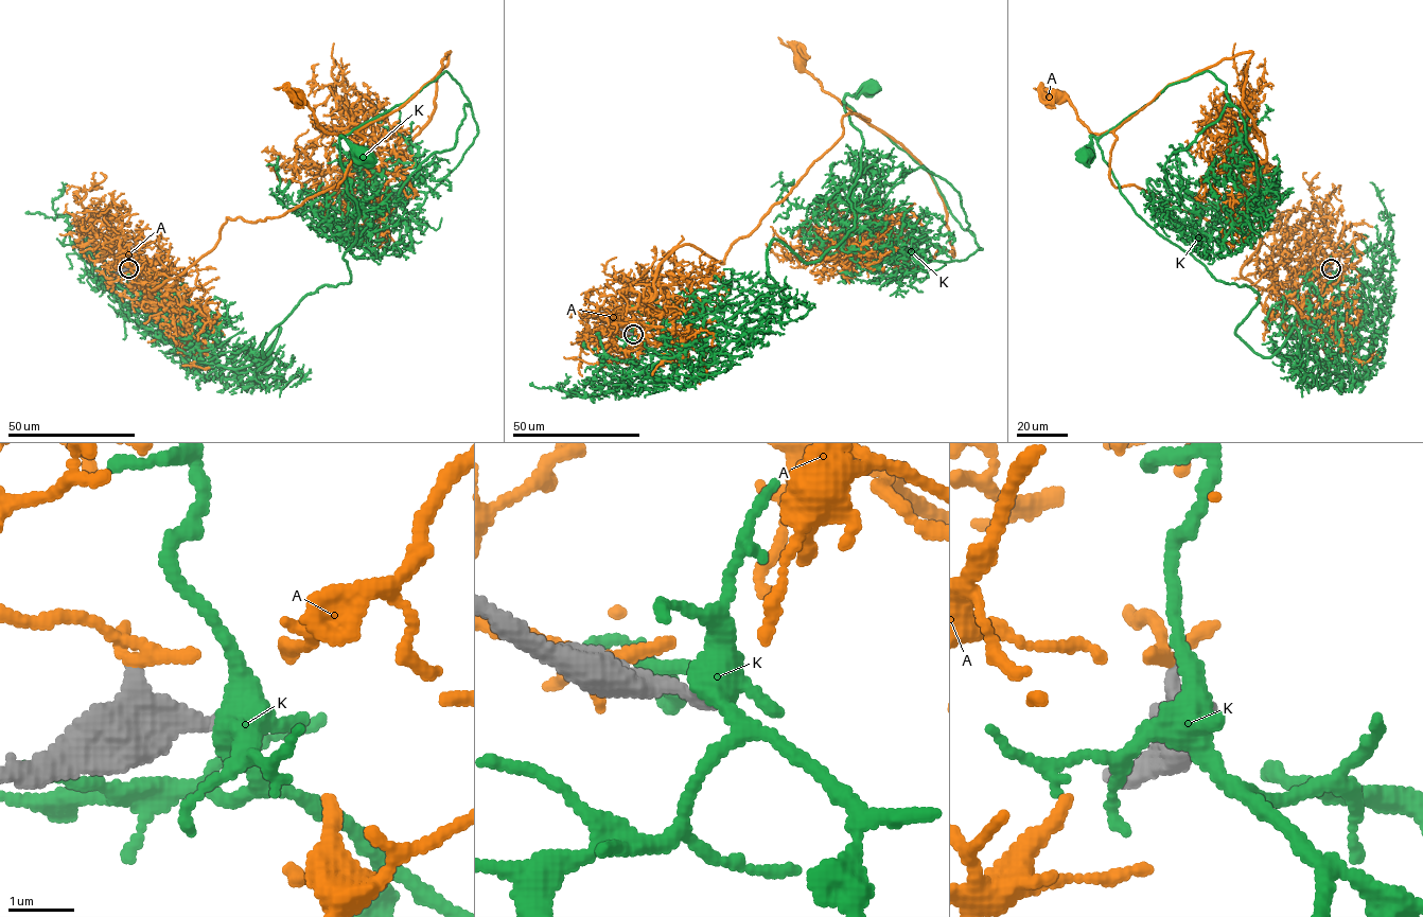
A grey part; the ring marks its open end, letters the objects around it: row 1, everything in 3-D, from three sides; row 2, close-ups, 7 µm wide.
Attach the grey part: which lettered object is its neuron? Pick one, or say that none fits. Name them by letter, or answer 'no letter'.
no letter

